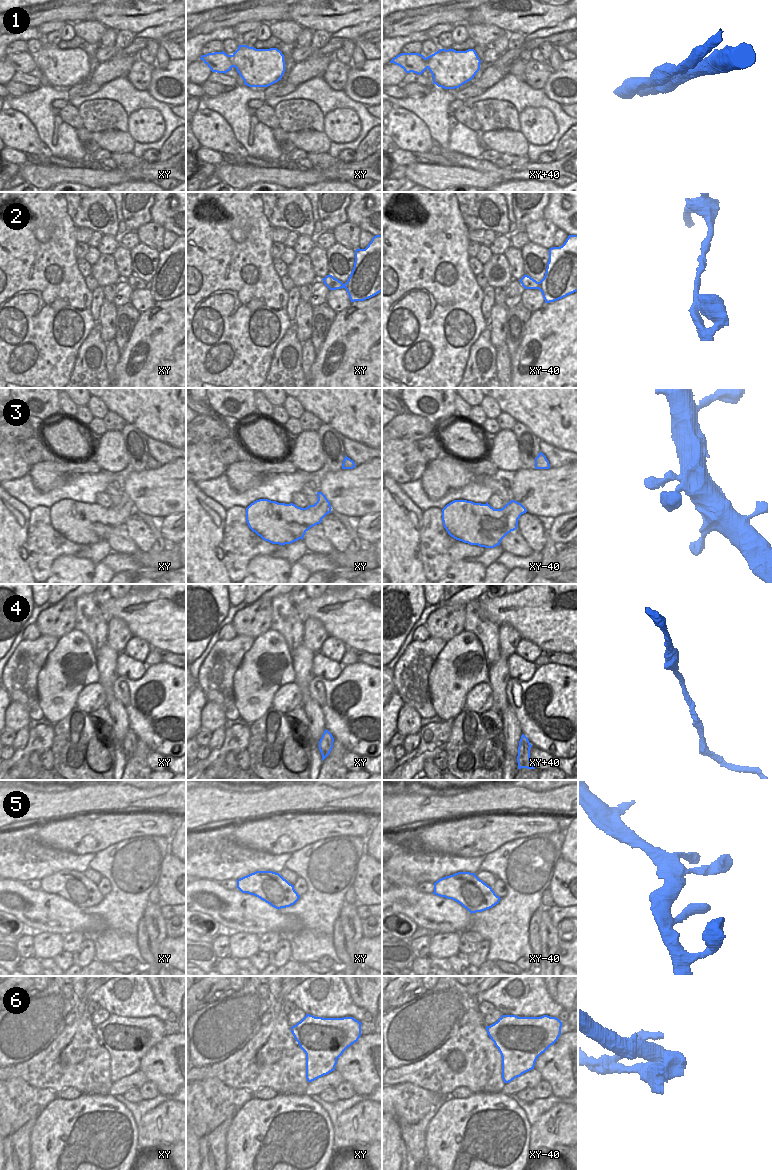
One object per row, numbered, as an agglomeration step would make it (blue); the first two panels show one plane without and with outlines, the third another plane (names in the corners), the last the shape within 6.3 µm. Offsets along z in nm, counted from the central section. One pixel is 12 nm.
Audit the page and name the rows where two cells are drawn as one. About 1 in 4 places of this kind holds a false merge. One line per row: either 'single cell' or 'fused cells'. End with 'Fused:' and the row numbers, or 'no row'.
1: fused cells
2: single cell
3: single cell
4: single cell
5: single cell
6: fused cells
Fused: 1, 6

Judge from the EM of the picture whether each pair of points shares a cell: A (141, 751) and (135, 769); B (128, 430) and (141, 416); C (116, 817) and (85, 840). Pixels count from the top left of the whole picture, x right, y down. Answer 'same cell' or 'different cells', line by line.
A: same cell
B: different cells
C: same cell

